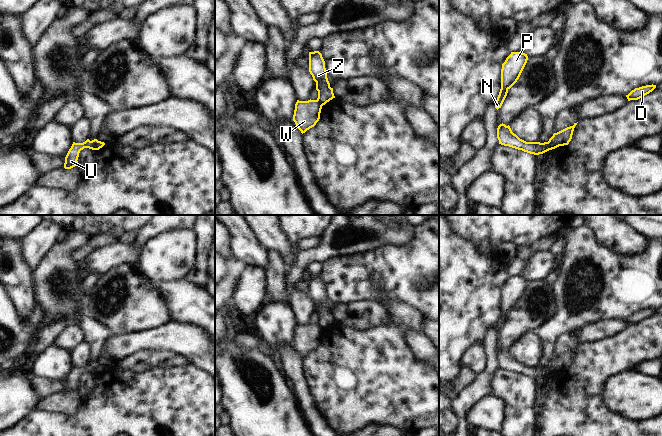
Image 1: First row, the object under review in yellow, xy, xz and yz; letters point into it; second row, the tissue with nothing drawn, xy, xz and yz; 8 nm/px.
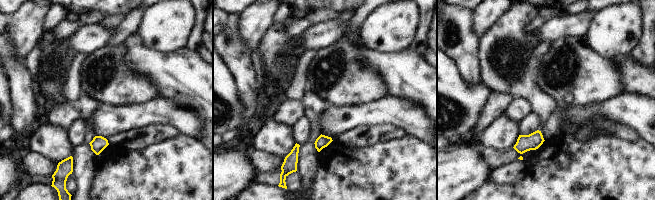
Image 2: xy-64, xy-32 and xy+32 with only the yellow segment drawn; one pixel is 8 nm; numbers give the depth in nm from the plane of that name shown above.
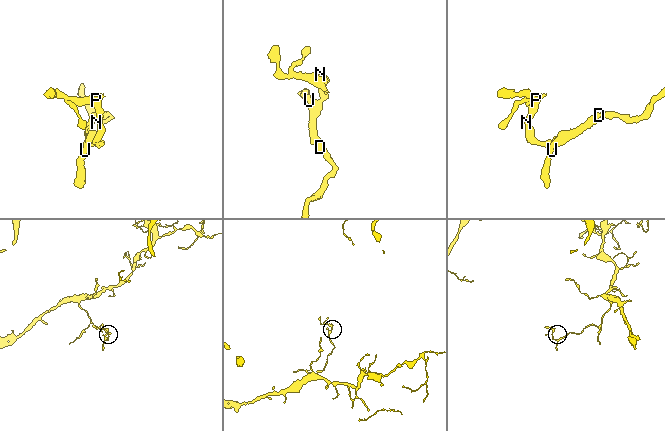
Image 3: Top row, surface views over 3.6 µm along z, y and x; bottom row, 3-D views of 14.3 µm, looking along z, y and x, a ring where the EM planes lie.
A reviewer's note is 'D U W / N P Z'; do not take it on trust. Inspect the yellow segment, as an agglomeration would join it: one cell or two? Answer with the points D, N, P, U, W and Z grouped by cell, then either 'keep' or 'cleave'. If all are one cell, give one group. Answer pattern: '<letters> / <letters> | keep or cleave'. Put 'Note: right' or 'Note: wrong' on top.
Note: right
D U W / N P Z | cleave

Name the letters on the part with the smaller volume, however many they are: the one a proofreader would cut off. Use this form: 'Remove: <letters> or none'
Remove: N, P, Z

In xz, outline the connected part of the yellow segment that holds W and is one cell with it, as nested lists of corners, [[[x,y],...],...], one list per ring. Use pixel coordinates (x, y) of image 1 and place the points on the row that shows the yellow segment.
[[[317,100],[299,101],[295,104],[293,121],[301,133],[314,127],[320,119],[322,104]]]

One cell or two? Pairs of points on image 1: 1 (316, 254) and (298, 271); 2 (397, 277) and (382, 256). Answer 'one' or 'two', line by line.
1: one
2: one

